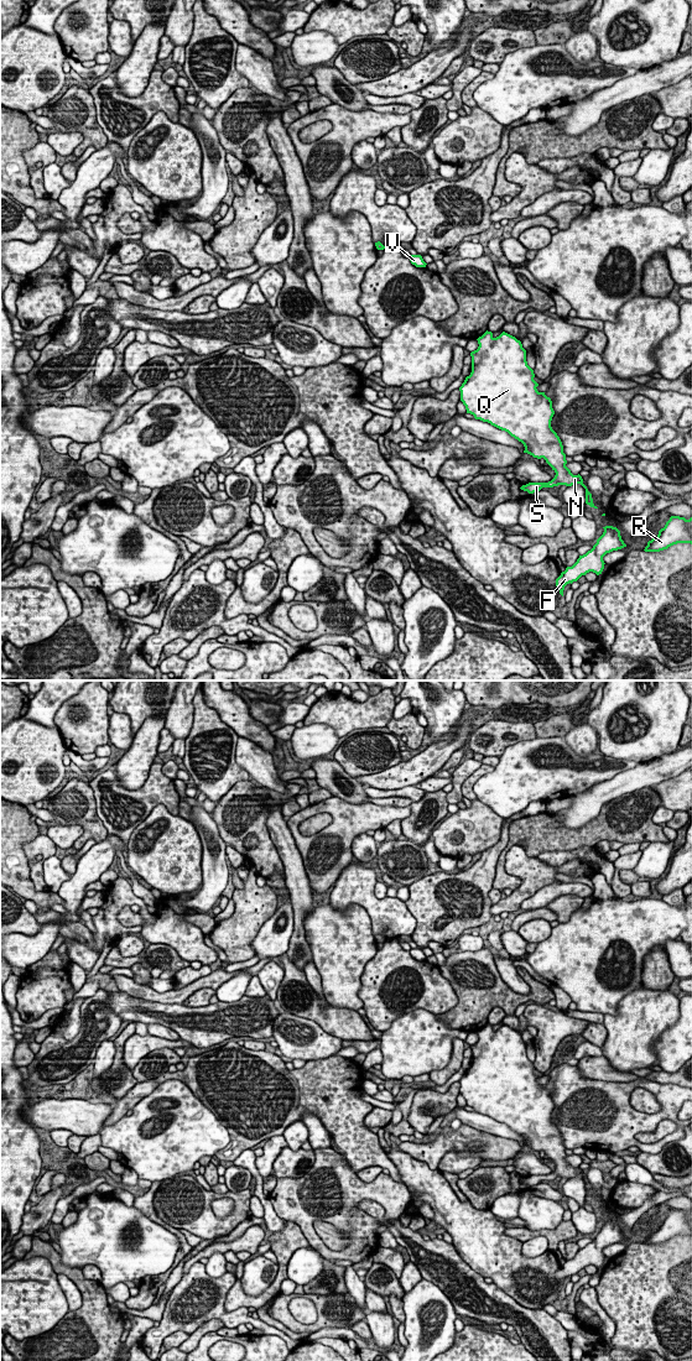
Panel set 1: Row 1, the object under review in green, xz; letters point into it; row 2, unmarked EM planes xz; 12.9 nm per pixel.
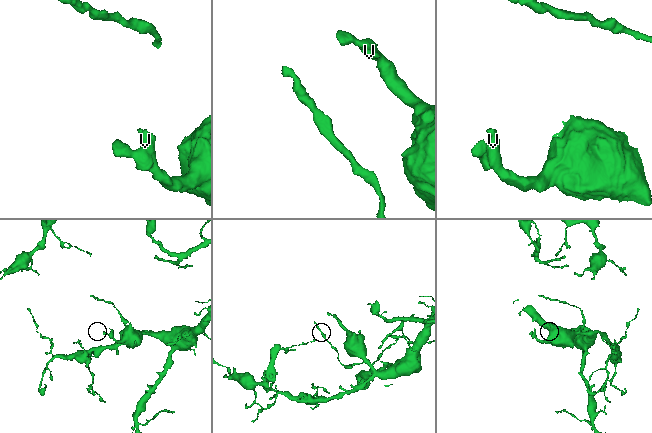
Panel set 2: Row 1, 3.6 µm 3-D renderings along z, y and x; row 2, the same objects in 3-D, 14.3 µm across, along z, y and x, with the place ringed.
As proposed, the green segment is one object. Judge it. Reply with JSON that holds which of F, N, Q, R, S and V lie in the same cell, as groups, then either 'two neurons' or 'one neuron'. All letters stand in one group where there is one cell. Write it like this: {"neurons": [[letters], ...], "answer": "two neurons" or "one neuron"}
{"neurons": [["F", "N", "Q", "R", "S", "V"]], "answer": "one neuron"}

